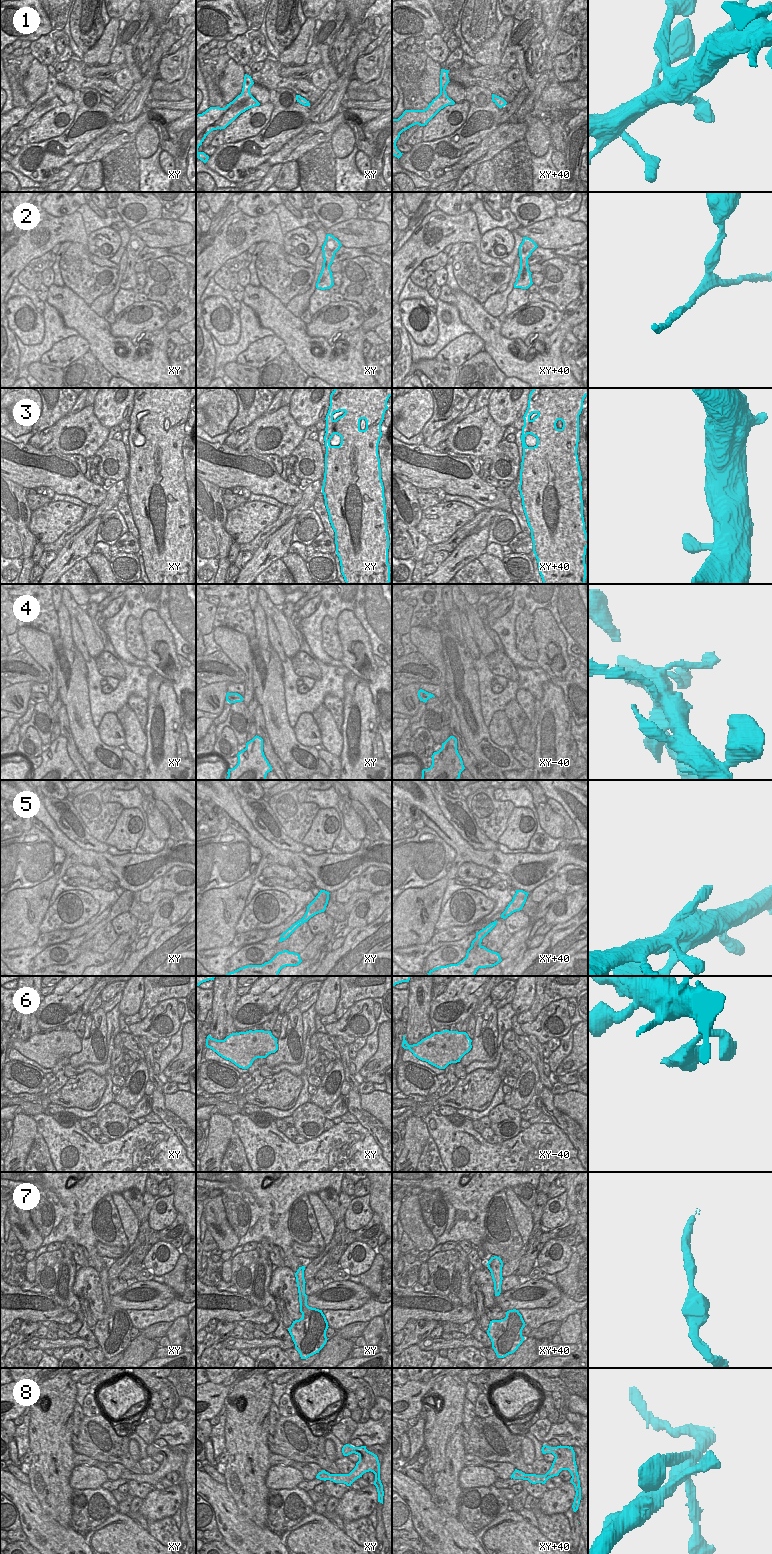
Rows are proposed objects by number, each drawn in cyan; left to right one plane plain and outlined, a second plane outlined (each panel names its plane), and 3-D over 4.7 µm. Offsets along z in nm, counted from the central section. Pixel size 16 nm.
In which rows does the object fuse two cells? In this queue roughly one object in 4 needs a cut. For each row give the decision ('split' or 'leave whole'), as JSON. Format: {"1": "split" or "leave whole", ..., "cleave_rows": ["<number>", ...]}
{"1": "leave whole", "2": "leave whole", "3": "leave whole", "4": "split", "5": "leave whole", "6": "leave whole", "7": "leave whole", "8": "leave whole", "cleave_rows": ["4"]}

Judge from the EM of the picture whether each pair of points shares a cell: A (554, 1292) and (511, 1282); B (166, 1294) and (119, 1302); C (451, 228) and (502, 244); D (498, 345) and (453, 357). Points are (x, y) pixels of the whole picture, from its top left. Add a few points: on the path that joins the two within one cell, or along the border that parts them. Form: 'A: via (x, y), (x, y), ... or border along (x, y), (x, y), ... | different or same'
A: border along (520, 1284), (501, 1292) | different
B: via (154, 1299), (147, 1302), (131, 1302) | same
C: border along (481, 235), (480, 249), (495, 257) | different
D: border along (473, 332), (483, 341), (483, 349) | different

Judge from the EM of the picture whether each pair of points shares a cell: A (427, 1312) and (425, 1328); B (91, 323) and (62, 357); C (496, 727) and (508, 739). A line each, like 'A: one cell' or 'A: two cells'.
A: two cells
B: two cells
C: one cell

